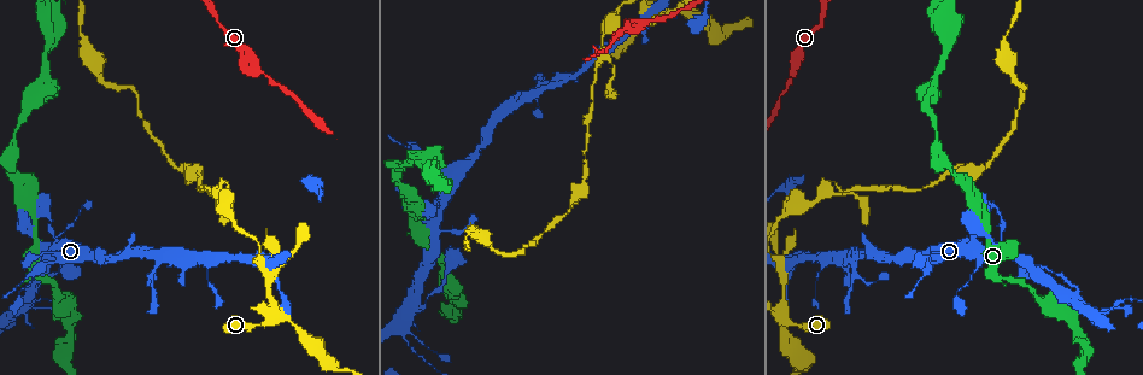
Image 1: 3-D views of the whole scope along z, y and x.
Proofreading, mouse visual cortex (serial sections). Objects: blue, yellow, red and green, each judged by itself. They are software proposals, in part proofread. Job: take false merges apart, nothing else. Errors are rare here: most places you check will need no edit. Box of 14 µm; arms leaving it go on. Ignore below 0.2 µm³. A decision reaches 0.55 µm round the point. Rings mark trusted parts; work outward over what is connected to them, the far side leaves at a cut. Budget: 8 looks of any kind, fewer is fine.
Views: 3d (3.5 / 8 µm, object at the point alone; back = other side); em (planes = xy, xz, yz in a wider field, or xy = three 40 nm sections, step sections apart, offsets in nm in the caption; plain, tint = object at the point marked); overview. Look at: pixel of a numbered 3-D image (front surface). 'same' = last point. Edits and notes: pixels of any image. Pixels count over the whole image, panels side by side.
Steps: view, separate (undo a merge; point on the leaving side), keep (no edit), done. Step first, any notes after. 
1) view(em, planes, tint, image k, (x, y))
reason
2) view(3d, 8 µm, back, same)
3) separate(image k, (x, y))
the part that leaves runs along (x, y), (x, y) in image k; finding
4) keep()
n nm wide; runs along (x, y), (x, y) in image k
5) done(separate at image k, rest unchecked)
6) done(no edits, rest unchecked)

view(3d, 8 µm, back, image 1, (43, 244))
side arm on a straight run

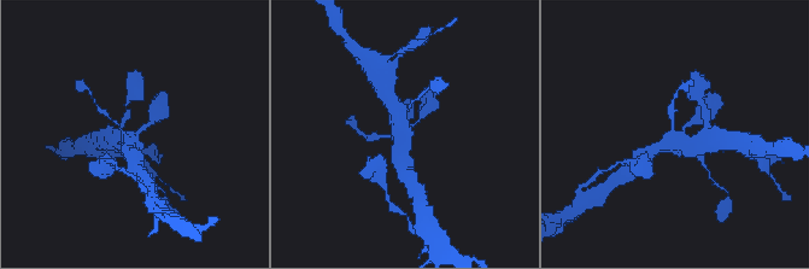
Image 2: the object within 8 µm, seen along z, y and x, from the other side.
view(em, xy, step 1, tint, image 2, (681, 136))
shape alone is not enough

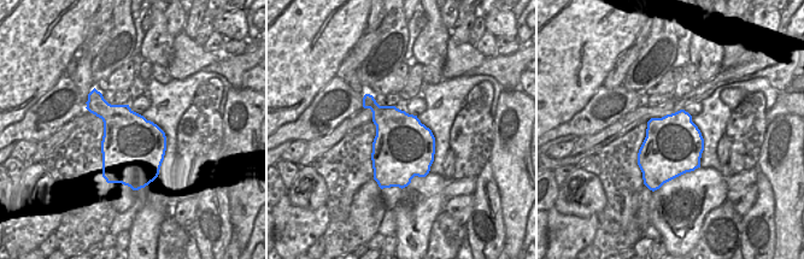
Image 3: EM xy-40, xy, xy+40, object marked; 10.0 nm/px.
keep()
600 nm wide; runs along (388, 99), (399, 117), (400, 161) in image 2; all the same cell

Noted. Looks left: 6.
view(3d, 3.5 µm, back, image 1, (784, 306))
arms part here

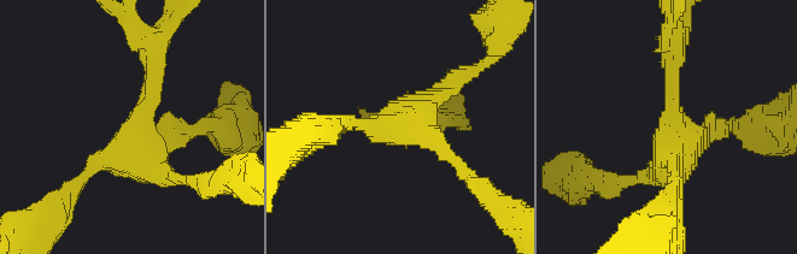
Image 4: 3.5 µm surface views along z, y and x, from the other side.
view(em, xy, step 2, tint, image 4, (676, 136))
now the EM

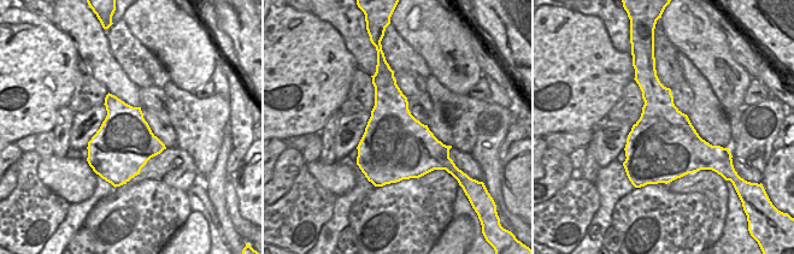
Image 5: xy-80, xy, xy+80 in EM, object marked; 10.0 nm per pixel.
keep()
one cell here

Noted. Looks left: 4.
view(3d, 3.5 µm, image 1, (600, 38))
thick turns thin

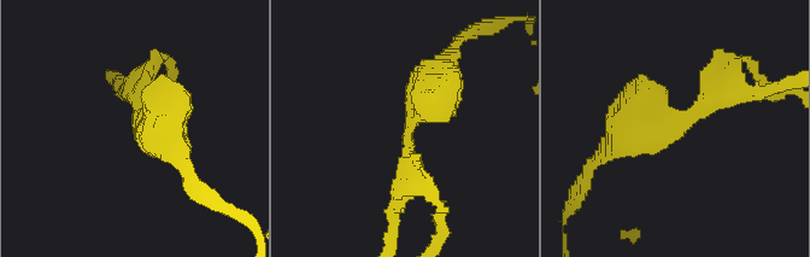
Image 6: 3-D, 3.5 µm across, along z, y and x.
view(em, xy, step 5, tint, image 6, (672, 124))
need the tissue

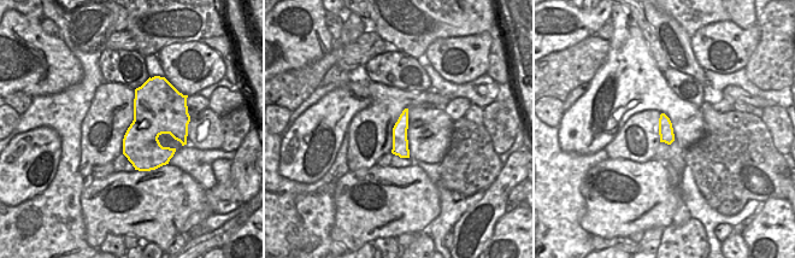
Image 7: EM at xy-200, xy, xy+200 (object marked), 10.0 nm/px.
view(em, planes, tint, same)

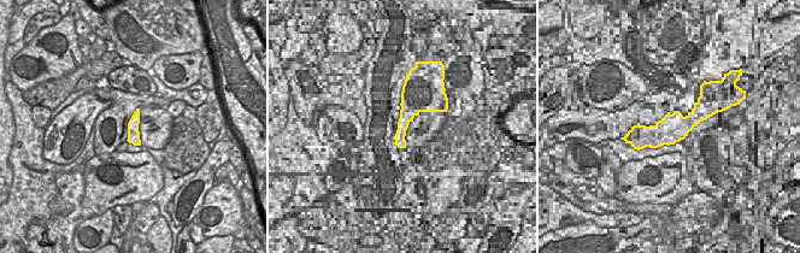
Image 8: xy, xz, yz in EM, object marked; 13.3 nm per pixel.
keep()
runs along (609, 150), (738, 91) in image 6; one cell here

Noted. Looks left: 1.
done(no edits, rest unchecked)

